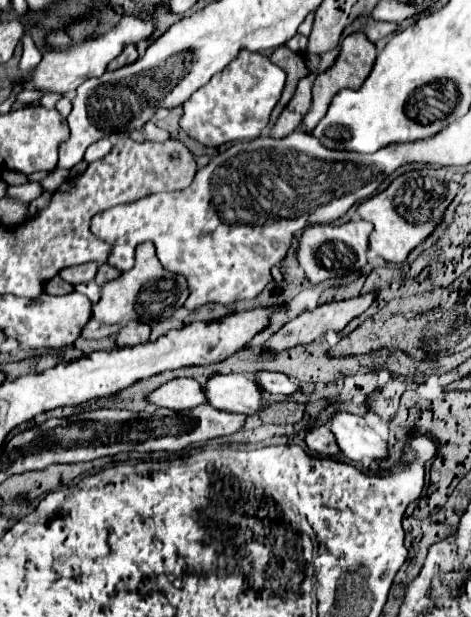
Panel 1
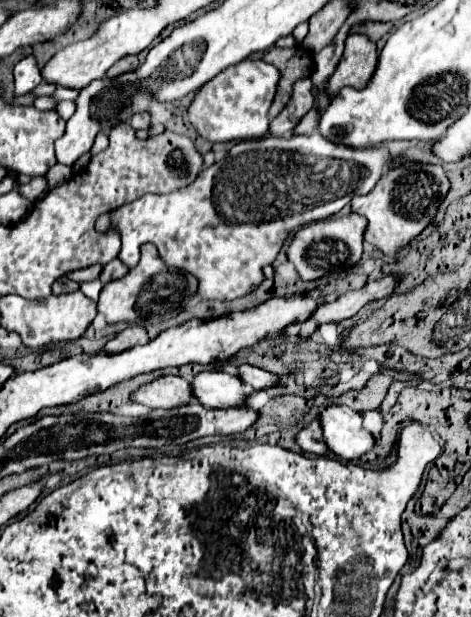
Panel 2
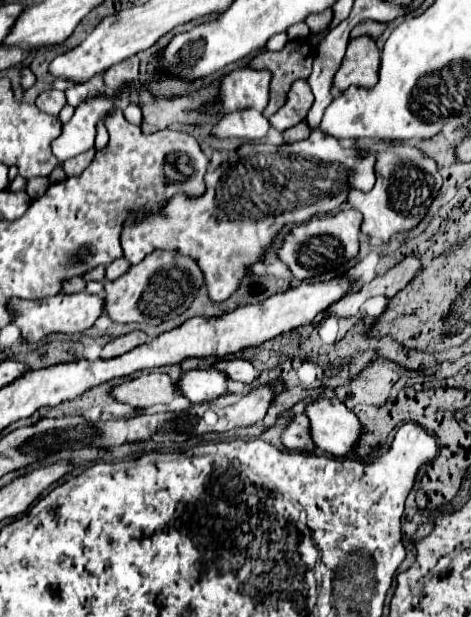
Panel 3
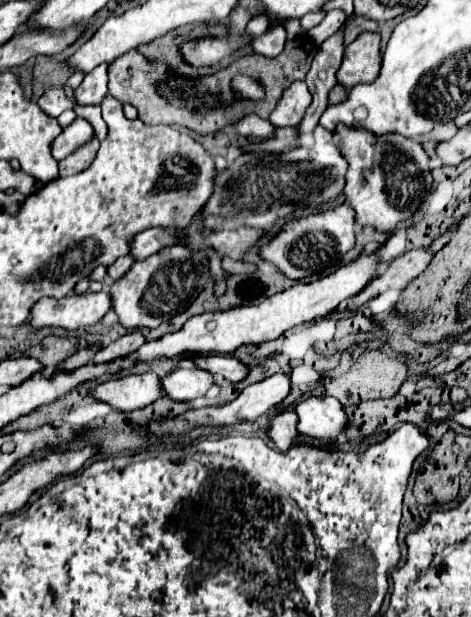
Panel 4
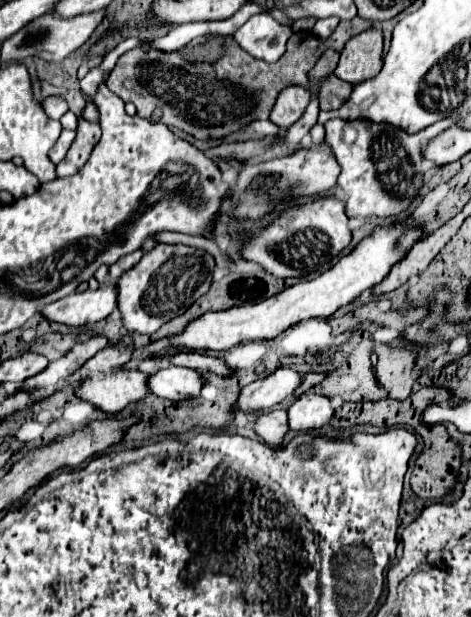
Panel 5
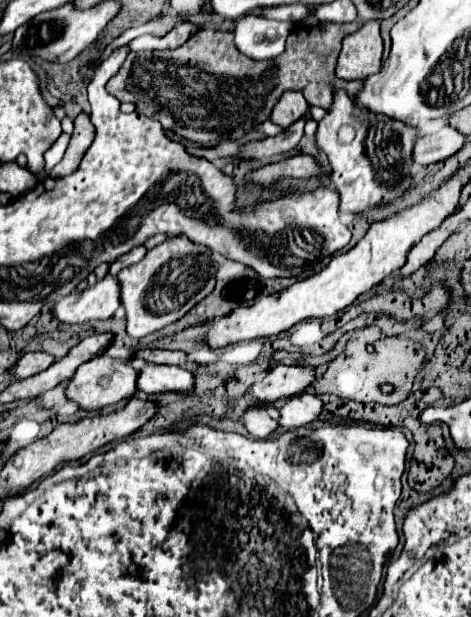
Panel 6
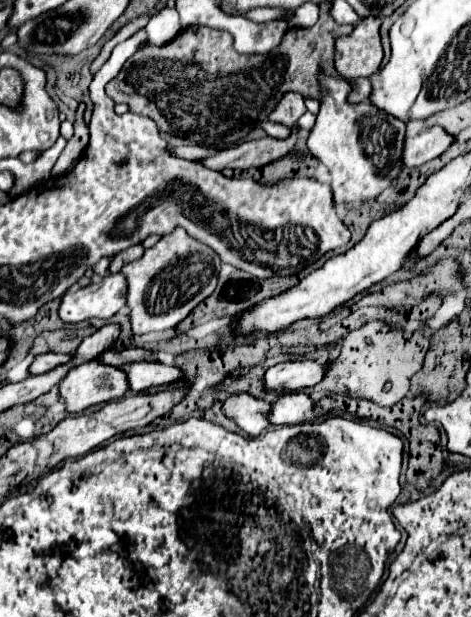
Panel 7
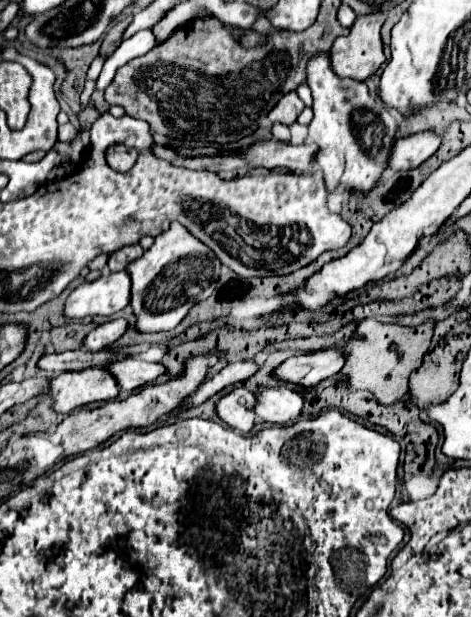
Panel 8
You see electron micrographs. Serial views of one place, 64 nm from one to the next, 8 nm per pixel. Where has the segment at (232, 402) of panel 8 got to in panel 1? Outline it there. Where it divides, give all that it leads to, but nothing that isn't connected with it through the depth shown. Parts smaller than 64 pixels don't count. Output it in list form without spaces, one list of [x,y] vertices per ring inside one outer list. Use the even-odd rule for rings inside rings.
[[[314,426],[308,434],[306,434],[306,444],[310,450],[322,454],[322,456],[338,456],[338,444],[334,442],[334,434],[330,434],[330,430],[326,426]]]

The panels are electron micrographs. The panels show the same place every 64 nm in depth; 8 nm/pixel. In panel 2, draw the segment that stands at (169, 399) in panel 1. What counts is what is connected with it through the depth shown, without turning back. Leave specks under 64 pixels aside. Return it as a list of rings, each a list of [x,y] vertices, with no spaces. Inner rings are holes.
[[[164,376],[134,392],[134,402],[150,408],[178,408],[194,400],[192,384],[180,376]]]

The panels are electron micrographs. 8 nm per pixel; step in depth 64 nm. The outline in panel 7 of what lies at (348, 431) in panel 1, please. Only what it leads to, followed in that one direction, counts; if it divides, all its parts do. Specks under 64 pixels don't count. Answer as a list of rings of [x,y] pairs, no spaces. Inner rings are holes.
[[[286,392],[278,398],[276,404],[272,404],[270,422],[278,426],[294,426],[302,424],[306,416],[314,412],[314,400],[304,392]]]

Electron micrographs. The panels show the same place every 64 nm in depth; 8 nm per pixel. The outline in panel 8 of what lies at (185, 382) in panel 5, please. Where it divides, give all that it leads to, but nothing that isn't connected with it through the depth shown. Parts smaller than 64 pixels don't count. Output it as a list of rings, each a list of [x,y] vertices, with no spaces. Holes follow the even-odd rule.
[[[136,358],[110,362],[106,368],[118,378],[120,388],[128,390],[128,392],[142,388],[142,386],[154,382],[156,378],[168,374],[168,370],[162,364],[150,364],[150,362],[136,360]]]

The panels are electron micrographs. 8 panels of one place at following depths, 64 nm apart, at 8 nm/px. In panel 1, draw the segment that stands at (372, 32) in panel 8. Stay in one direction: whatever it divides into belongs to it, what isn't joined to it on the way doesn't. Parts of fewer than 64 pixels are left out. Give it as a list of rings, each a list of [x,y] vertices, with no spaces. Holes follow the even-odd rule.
[[[354,32],[354,34],[346,36],[346,38],[342,40],[342,44],[340,44],[340,54],[338,54],[334,66],[316,76],[314,90],[312,90],[314,102],[312,102],[310,112],[304,116],[304,126],[306,126],[308,130],[312,130],[312,128],[322,120],[322,116],[326,116],[326,110],[328,110],[330,100],[332,100],[342,88],[360,88],[360,86],[364,84],[364,80],[368,78],[374,60],[376,60],[376,46],[366,38],[364,32]]]

